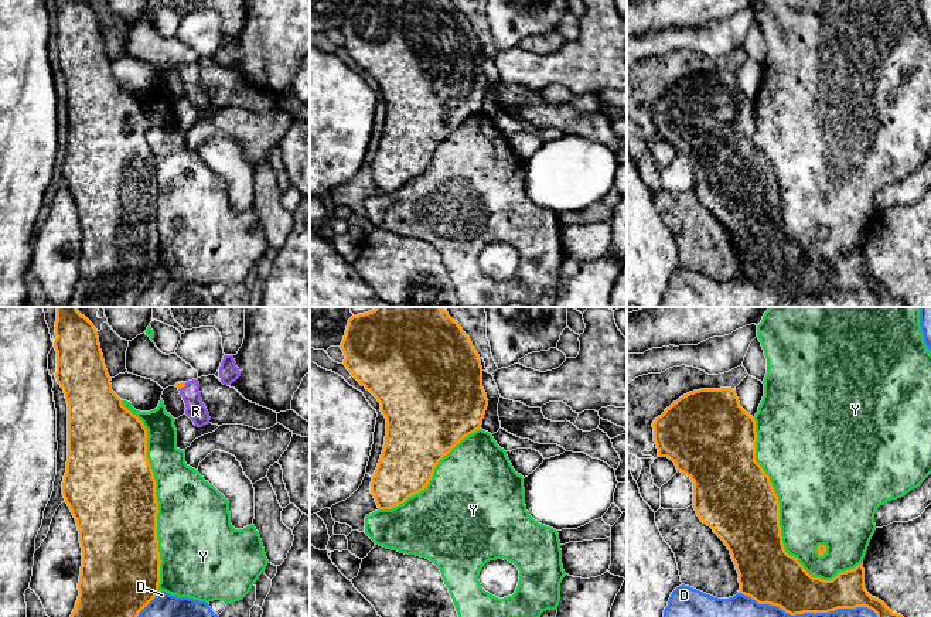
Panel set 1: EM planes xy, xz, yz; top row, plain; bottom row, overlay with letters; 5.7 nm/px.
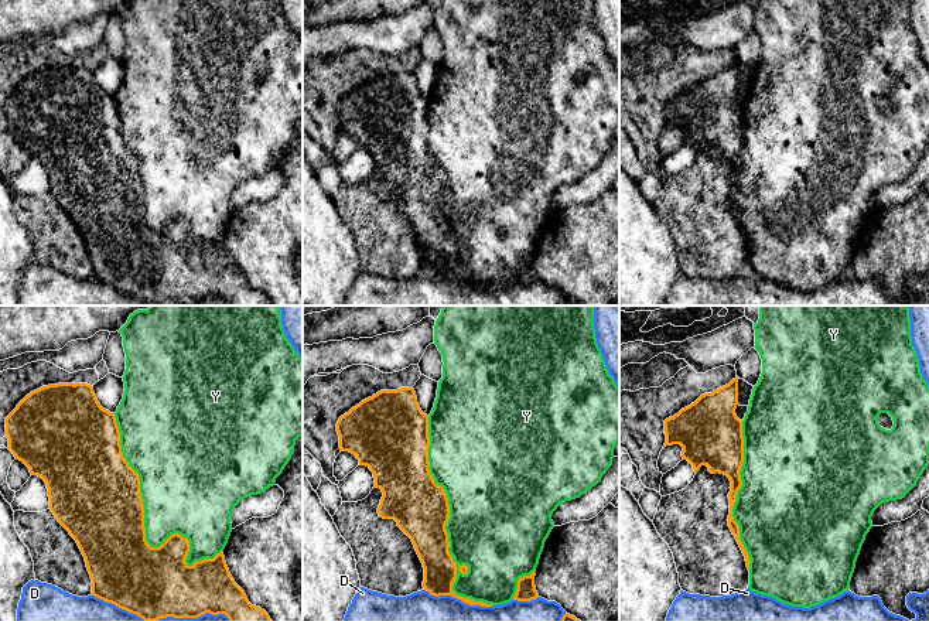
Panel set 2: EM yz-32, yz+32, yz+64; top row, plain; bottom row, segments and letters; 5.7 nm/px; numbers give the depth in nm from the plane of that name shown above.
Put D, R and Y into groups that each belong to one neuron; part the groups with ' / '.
D / R / Y

